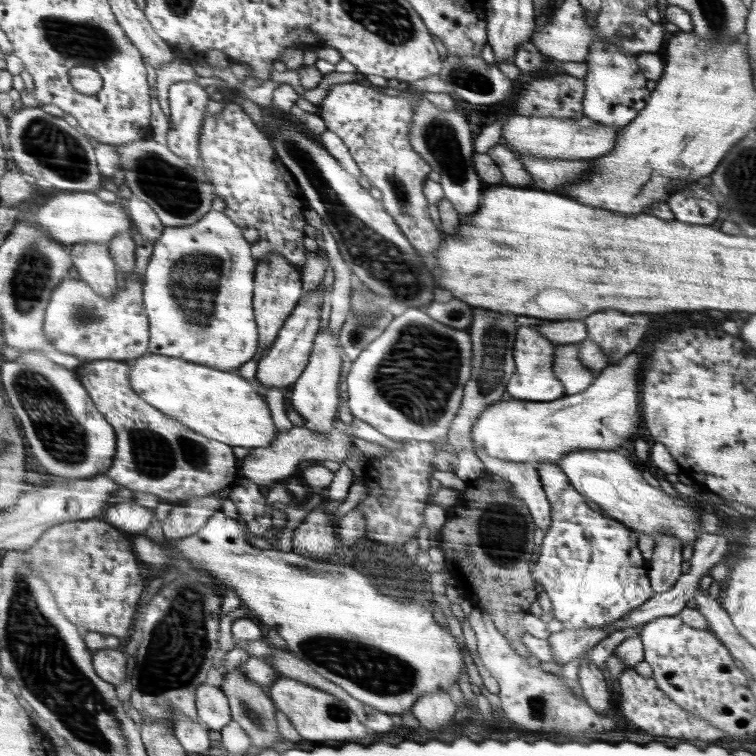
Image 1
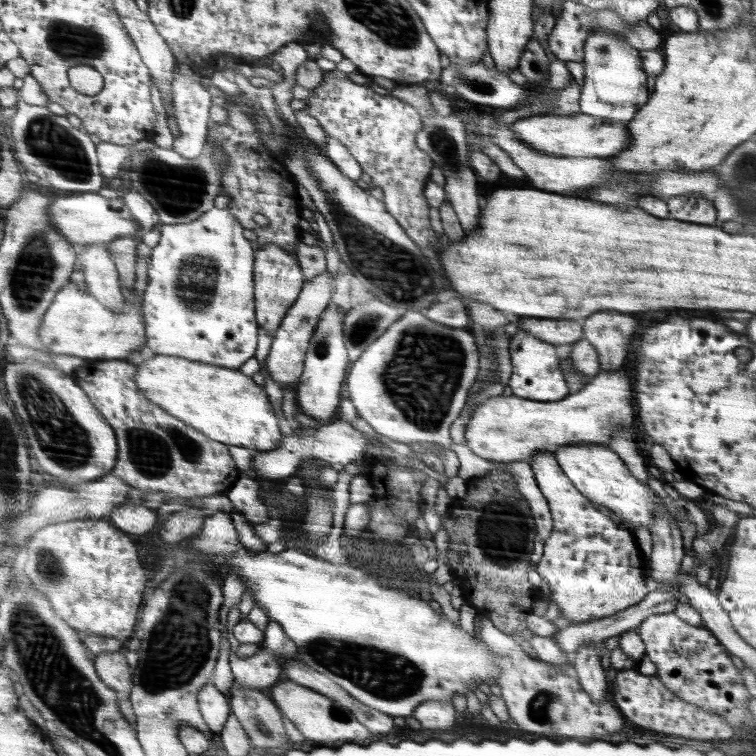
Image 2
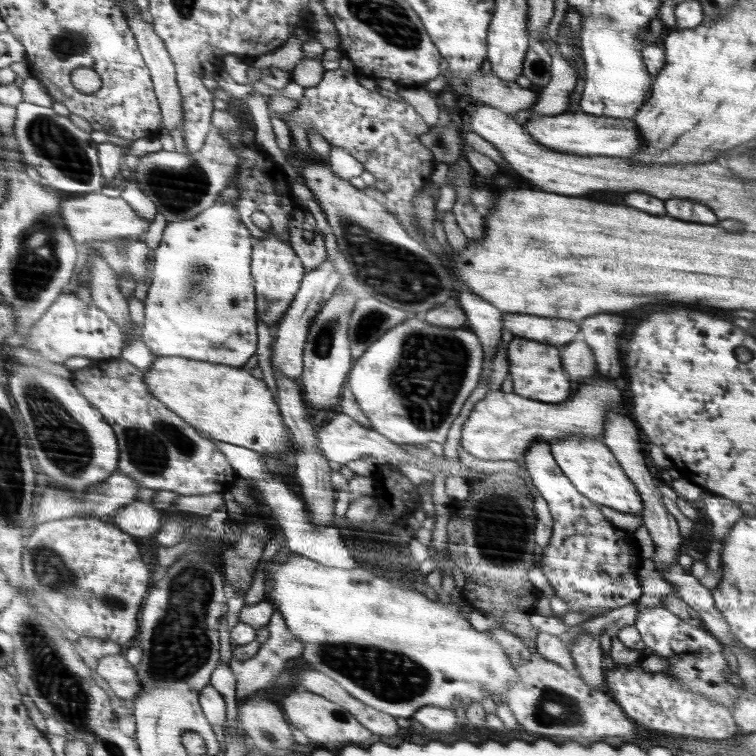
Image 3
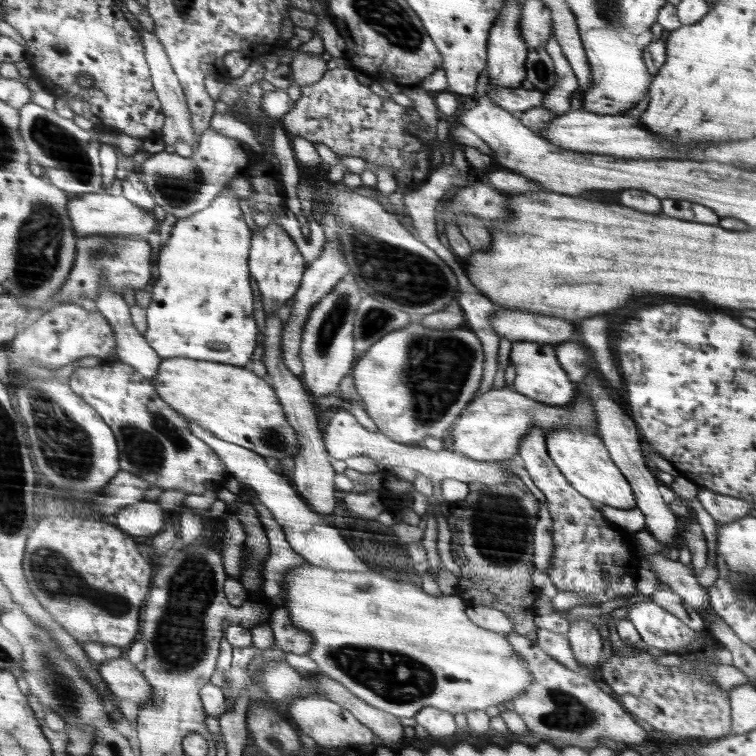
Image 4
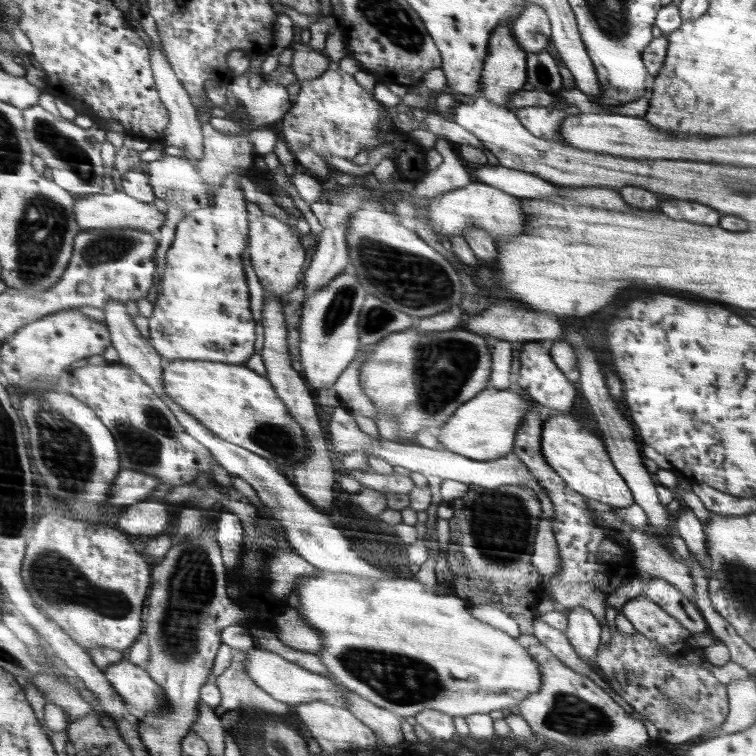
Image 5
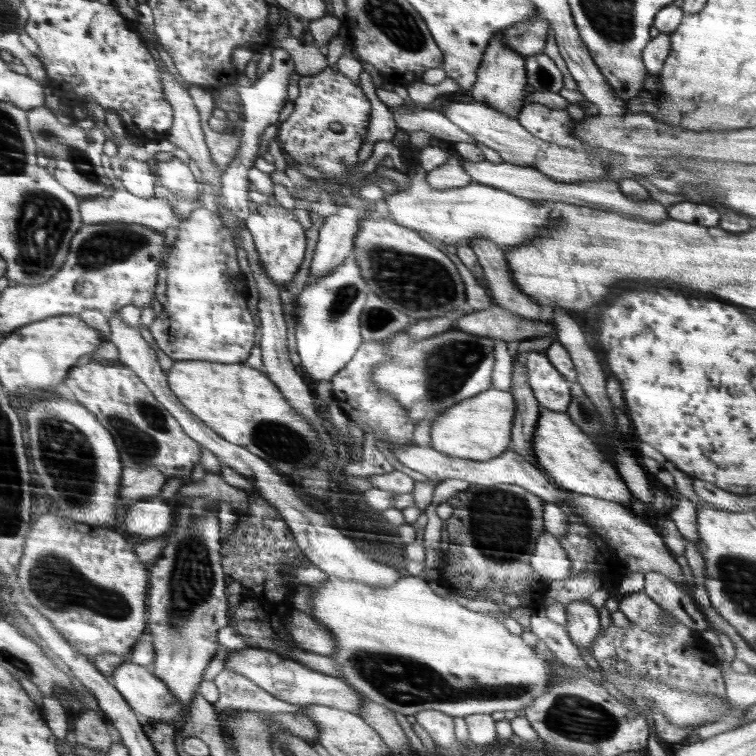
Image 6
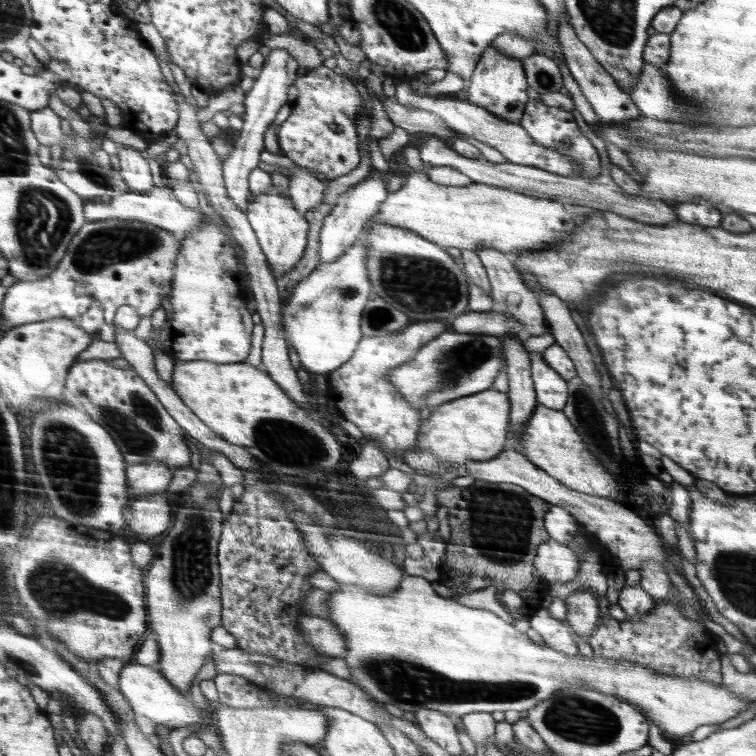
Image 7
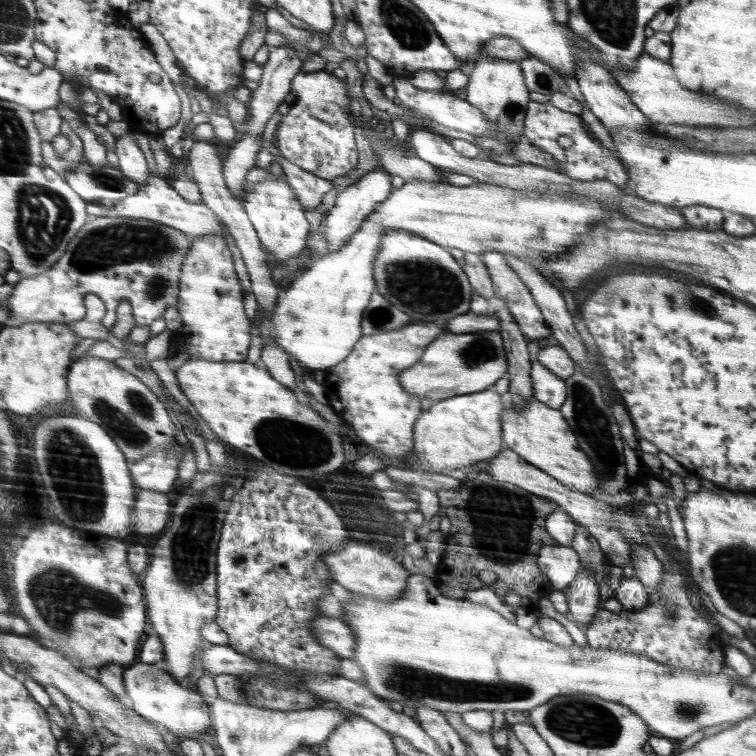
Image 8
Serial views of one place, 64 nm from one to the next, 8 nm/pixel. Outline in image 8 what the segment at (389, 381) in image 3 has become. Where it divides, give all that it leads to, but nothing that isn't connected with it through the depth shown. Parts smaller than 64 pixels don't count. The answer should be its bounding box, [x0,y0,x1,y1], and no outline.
[401,330,507,404]

